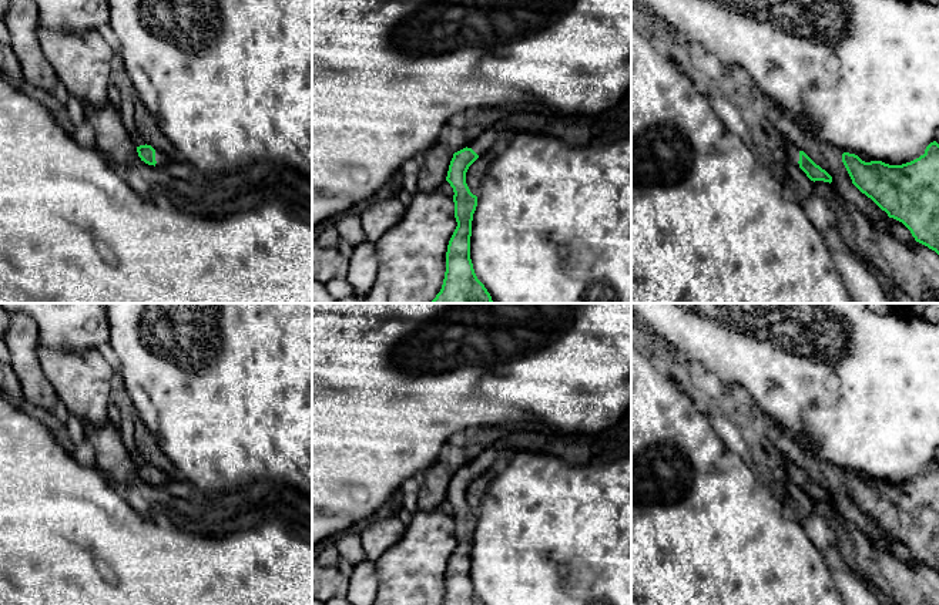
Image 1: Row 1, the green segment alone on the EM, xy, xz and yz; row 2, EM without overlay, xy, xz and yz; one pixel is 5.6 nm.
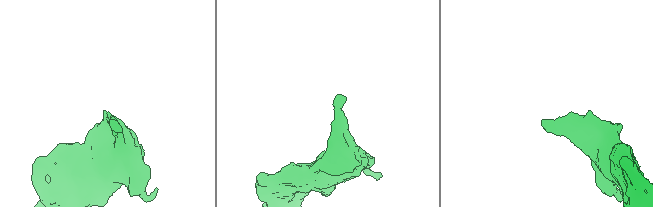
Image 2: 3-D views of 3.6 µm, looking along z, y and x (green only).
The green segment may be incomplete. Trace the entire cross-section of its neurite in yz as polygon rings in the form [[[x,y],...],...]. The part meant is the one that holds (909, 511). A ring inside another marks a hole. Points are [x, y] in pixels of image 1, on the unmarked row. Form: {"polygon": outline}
{"polygon": [[[930,461],[919,477],[889,484],[865,481],[844,471],[852,503],[882,530],[902,541],[916,561],[939,574],[939,463]]]}

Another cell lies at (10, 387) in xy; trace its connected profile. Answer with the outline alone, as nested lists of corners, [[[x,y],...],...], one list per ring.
[[[0,362],[0,393],[11,403],[23,399],[20,382],[10,363]]]

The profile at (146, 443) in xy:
[[[138,417],[135,420],[135,446],[147,464],[171,470],[171,460],[160,450],[155,437]]]

